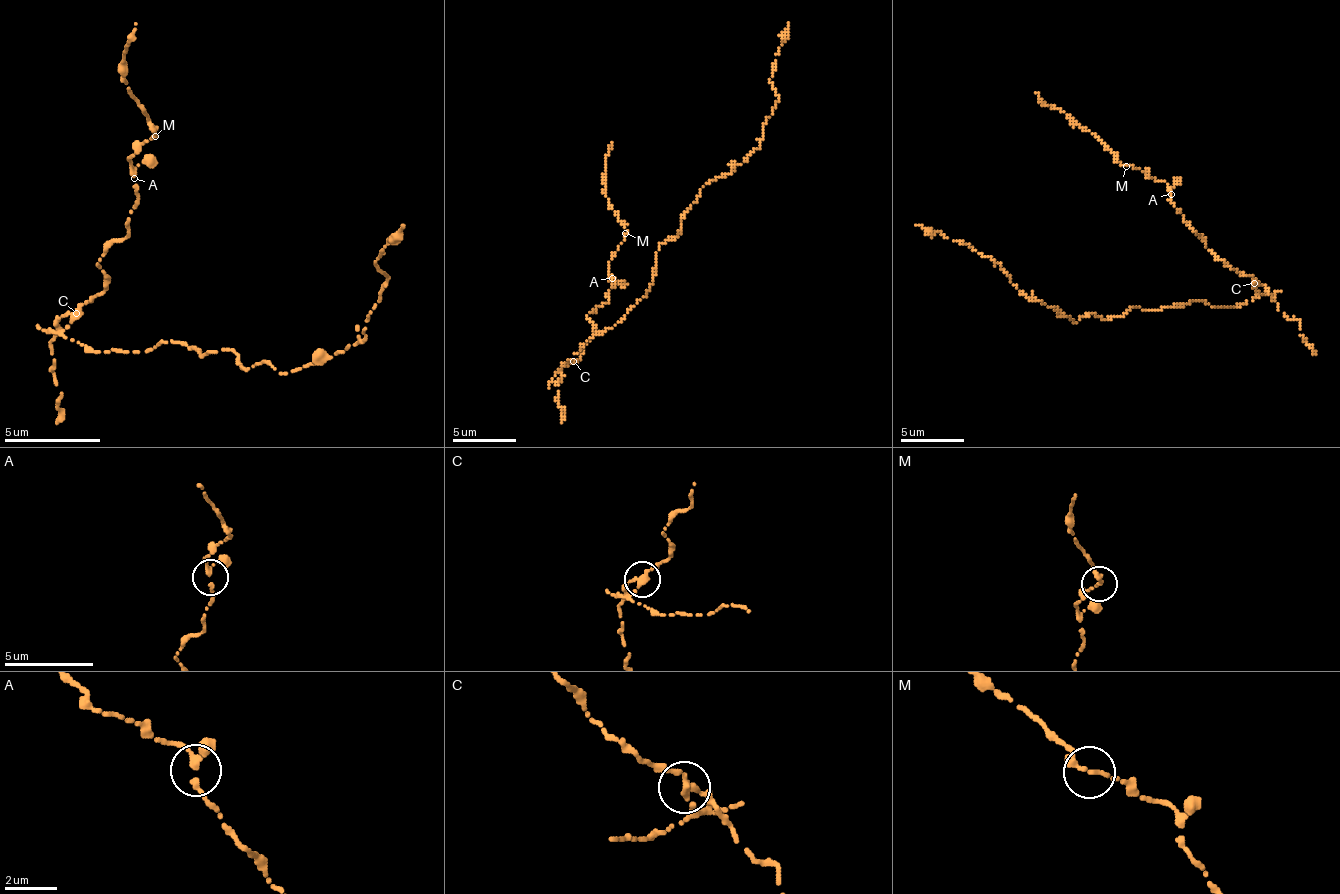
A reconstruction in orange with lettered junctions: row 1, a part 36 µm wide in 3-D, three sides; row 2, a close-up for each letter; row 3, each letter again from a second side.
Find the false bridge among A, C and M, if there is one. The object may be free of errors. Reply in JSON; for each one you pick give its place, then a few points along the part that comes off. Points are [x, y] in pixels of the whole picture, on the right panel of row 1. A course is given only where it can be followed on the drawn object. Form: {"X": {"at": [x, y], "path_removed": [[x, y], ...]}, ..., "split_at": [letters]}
{"split_at": []}

